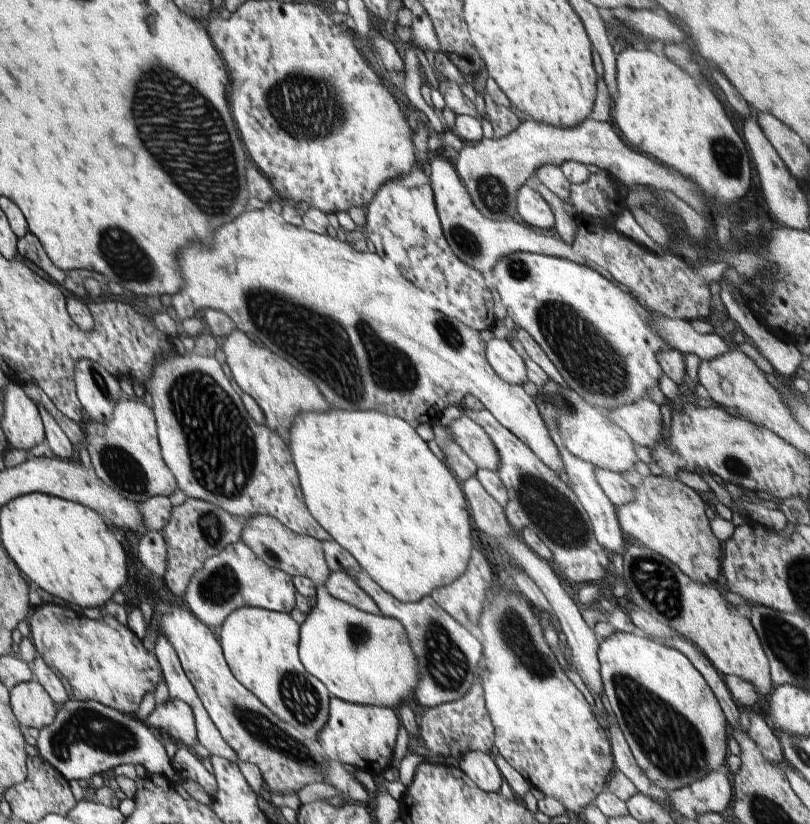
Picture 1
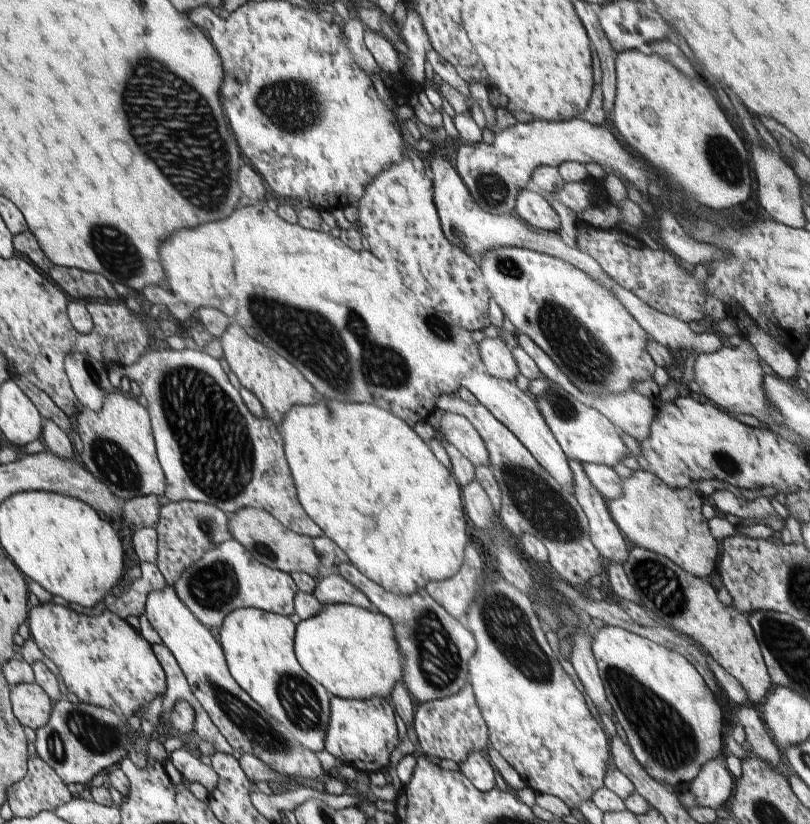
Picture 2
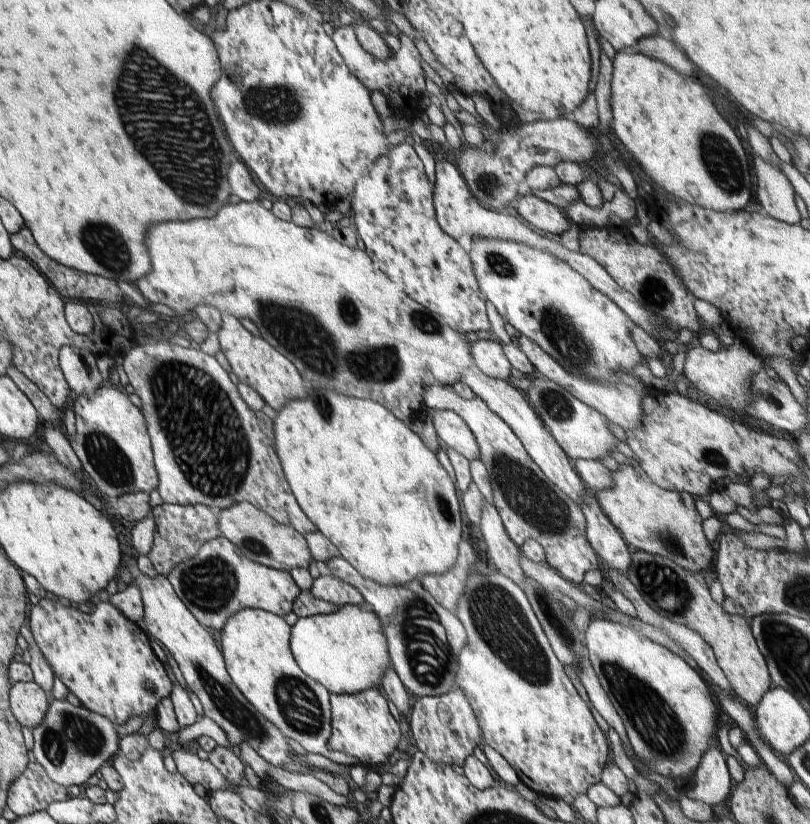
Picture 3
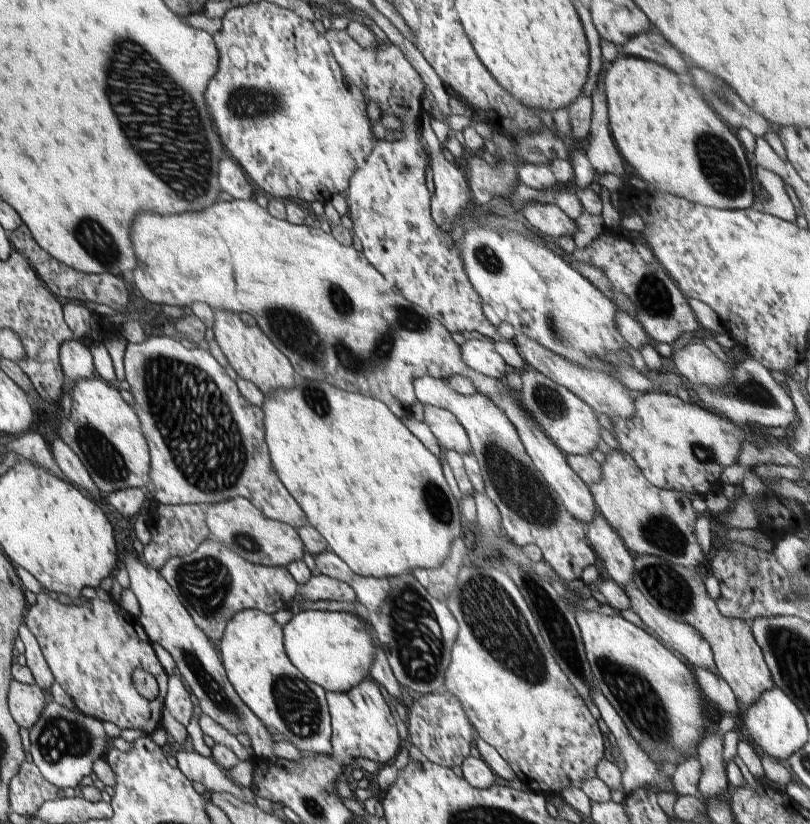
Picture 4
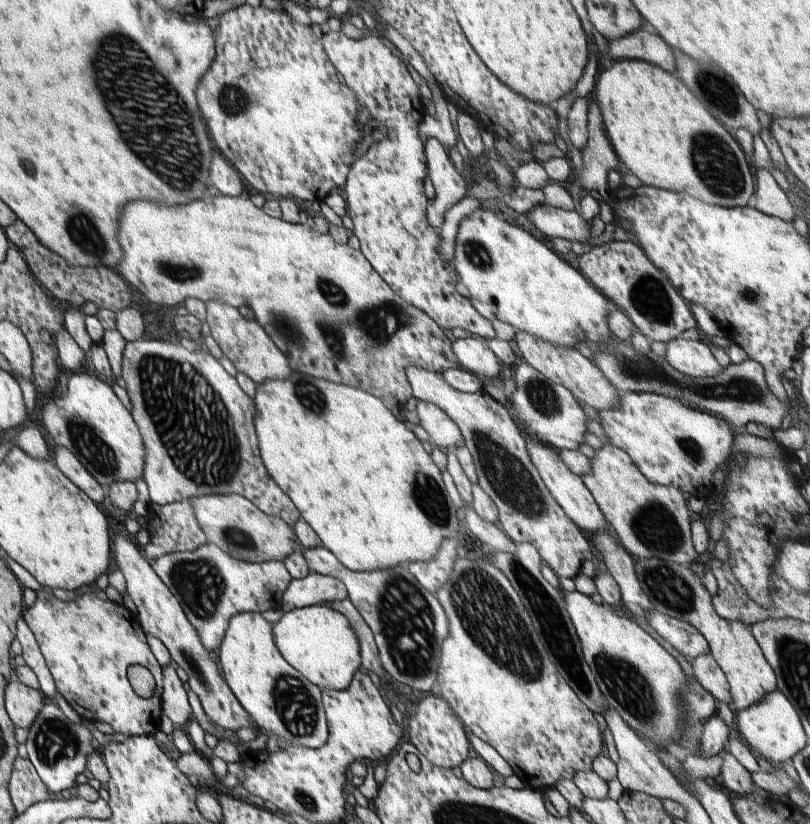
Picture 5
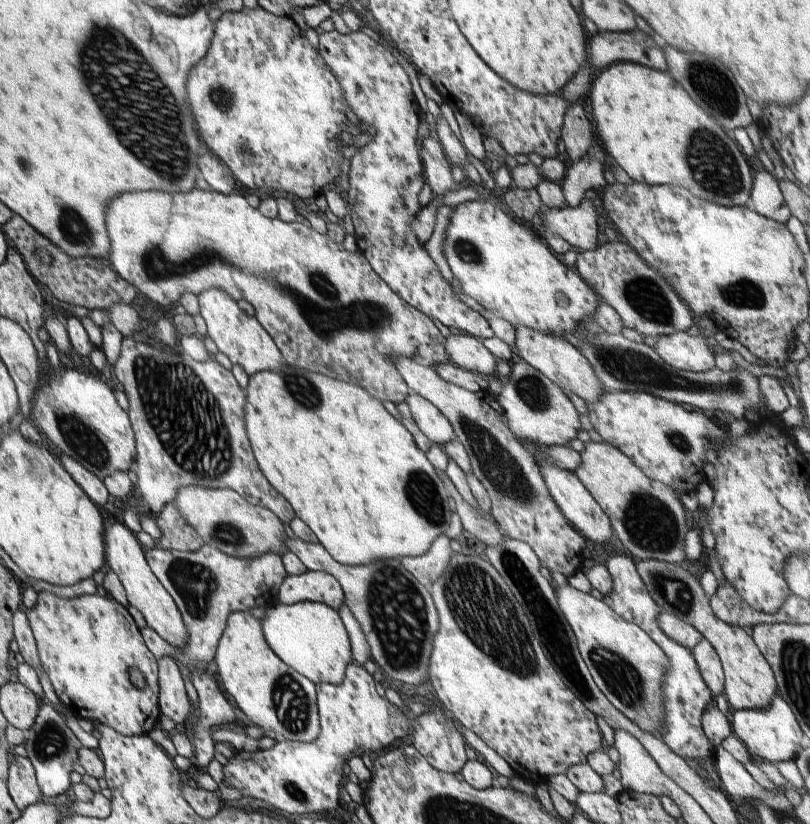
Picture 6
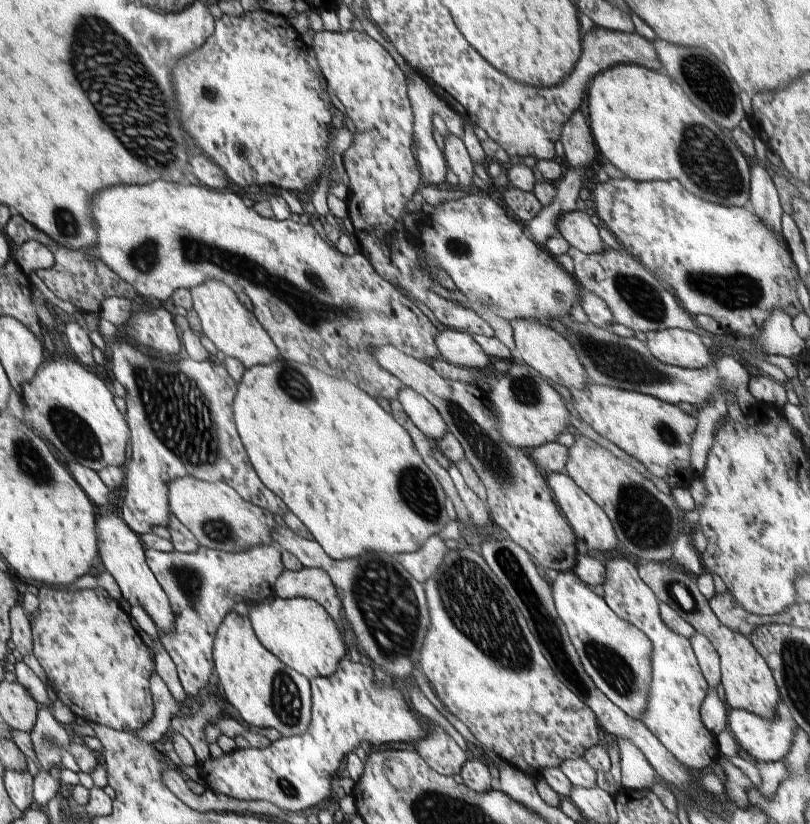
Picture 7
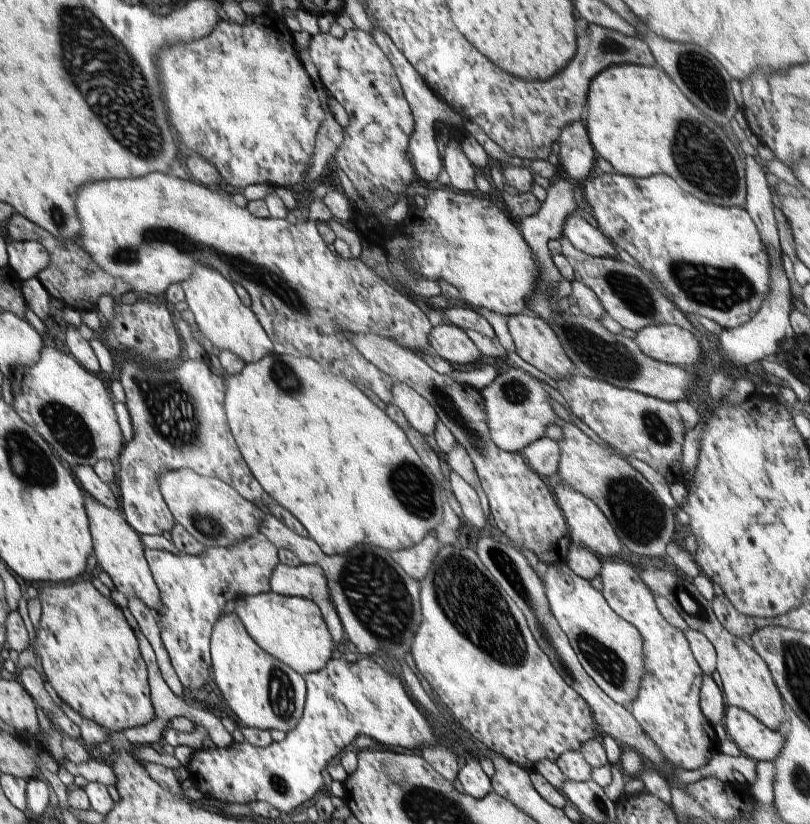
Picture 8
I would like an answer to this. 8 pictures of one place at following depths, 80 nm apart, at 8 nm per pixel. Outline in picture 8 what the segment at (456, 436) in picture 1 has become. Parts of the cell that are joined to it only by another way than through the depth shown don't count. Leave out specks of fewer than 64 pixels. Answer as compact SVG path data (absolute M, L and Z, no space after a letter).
M395 382L391 393L393 402L400 407L412 427L424 436L435 433L439 418L430 402L410 386L400 382Z

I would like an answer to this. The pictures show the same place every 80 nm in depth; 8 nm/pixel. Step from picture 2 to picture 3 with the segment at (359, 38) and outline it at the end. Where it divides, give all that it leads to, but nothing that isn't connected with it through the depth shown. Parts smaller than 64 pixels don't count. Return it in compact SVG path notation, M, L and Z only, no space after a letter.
M355 24L337 25L332 38L351 73L354 73L358 80L361 80L362 84L369 88L371 94L374 90L380 90L386 96L392 110L395 113L402 112L408 118L415 117L421 112L421 101L427 94L426 84L424 83L425 72L422 68L422 56L410 36L401 33L399 35L401 40L400 50L392 53L392 56L385 61L374 58L369 52L365 51L365 48L362 48L355 33Z

